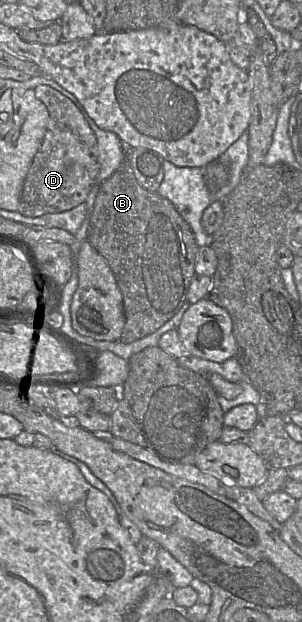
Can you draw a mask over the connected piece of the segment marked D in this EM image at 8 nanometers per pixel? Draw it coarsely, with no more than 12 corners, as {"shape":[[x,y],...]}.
{"shape":[[34,92],[49,120],[20,197],[27,217],[85,202],[101,168],[78,107]]}

